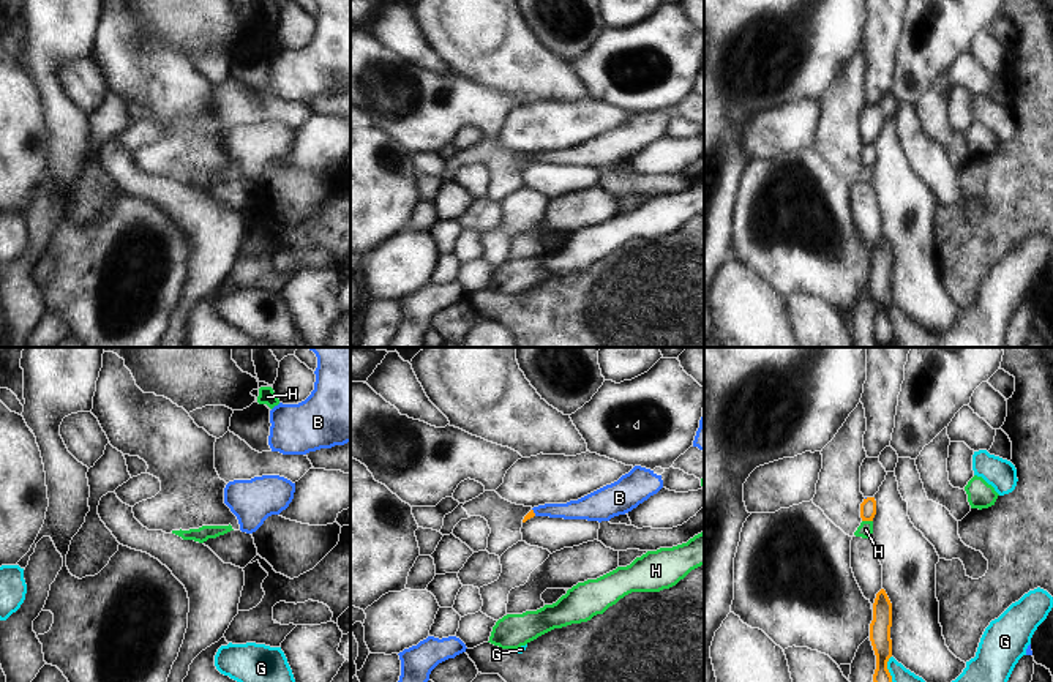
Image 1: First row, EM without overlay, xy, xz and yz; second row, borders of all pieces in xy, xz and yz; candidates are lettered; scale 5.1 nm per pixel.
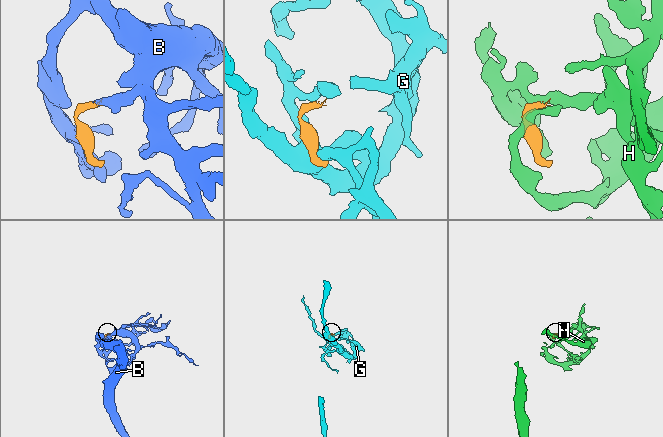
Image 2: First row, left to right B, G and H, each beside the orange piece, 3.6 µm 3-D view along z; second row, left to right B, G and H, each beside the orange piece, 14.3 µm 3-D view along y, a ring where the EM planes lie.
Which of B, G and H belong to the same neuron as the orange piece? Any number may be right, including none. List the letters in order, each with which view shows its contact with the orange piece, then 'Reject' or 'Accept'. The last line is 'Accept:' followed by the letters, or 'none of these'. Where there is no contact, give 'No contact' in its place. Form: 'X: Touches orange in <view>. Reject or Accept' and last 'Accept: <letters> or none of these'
B: Touches orange in xz. Accept
G: Touches orange in yz. Reject
H: Touches orange in yz. Reject
Accept: B

